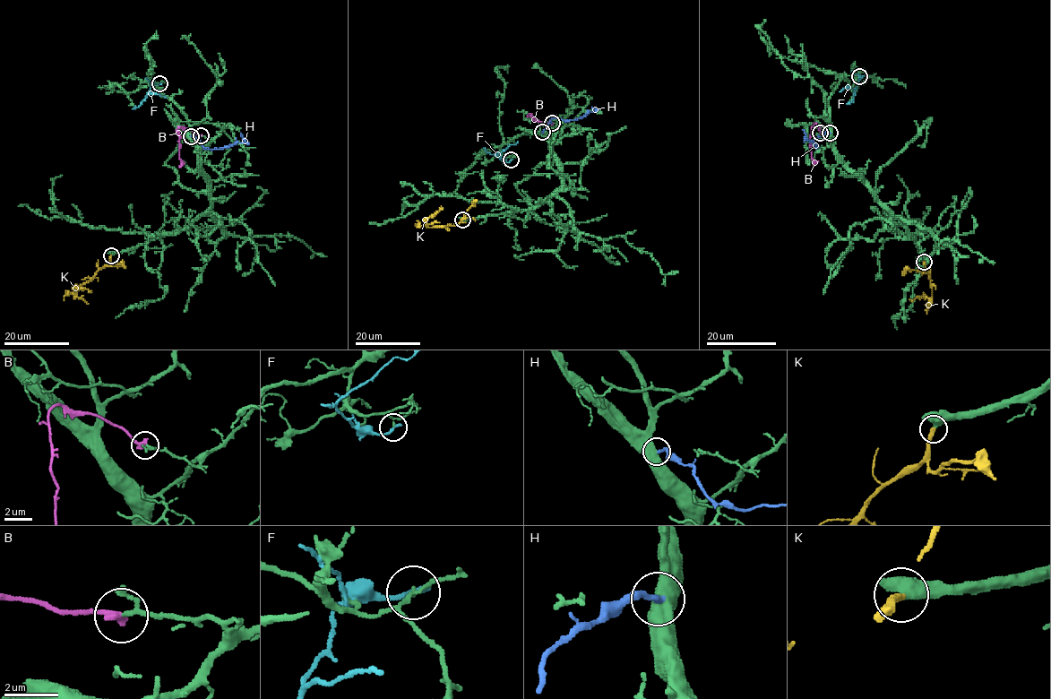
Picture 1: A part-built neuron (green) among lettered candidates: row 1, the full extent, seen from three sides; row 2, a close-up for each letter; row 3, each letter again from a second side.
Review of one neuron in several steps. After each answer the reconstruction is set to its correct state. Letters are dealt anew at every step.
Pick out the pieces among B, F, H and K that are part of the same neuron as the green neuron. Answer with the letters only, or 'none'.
B, K

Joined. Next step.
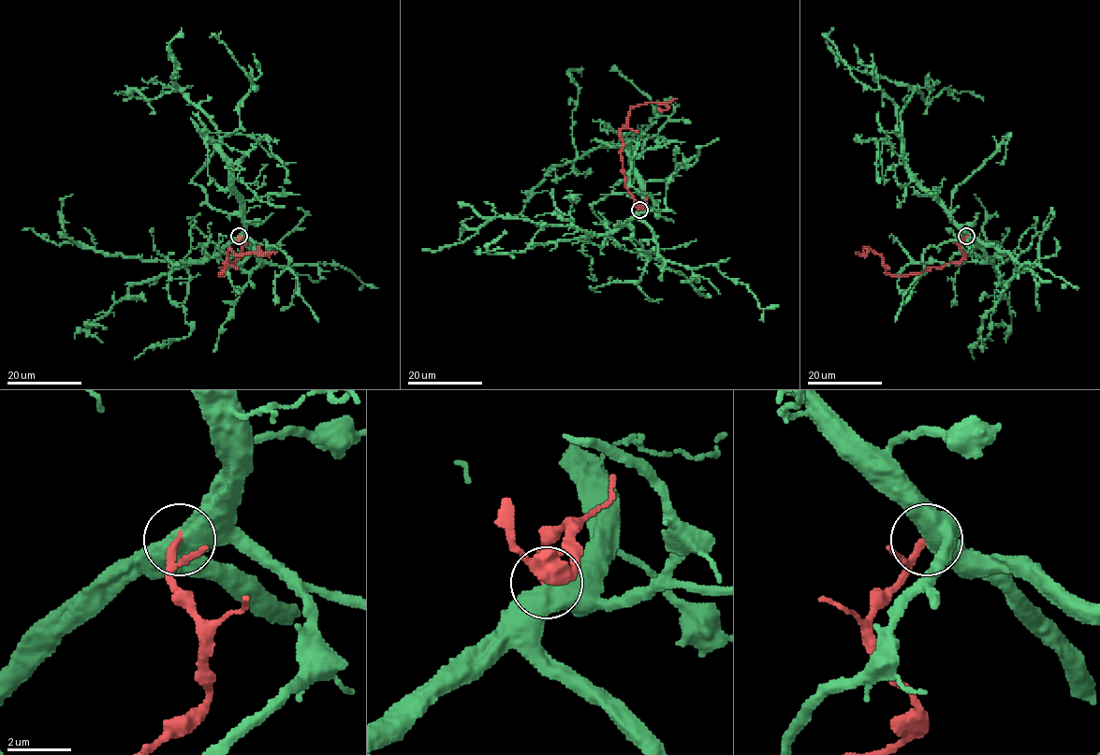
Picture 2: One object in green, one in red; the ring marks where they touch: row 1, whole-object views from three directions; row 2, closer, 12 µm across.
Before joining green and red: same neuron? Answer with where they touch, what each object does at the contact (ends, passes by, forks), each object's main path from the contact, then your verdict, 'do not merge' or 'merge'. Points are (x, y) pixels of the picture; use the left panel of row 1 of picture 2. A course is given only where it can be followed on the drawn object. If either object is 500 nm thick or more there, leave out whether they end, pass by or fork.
place (239, 236); course green (239, 236), (243, 203), (213, 123), (178, 88), (150, 99), (133, 89), (122, 93), (151, 100); course red (239, 236), (242, 254), (225, 266), (222, 276), (229, 247), (236, 254), (268, 254), (259, 246); do not merge

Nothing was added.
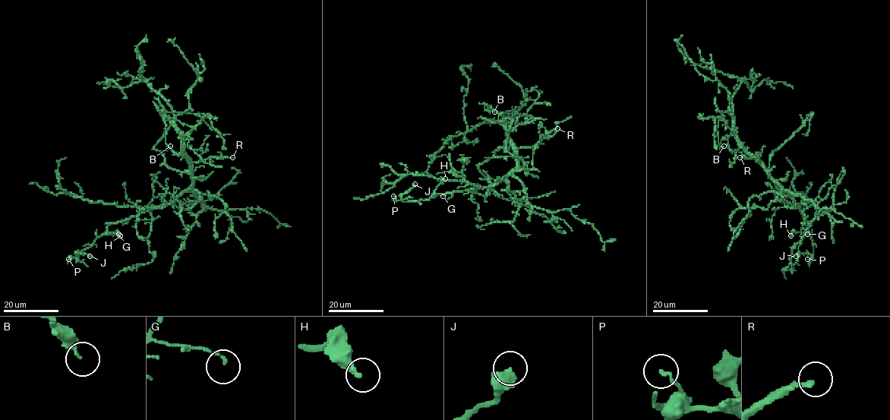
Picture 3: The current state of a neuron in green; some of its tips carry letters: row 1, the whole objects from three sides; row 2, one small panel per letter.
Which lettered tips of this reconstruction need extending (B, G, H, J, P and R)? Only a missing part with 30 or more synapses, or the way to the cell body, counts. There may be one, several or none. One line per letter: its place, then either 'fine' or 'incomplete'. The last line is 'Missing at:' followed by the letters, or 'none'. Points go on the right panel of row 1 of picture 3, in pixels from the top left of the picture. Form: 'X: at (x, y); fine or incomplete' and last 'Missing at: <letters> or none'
B: at (724, 146); fine
G: at (807, 234); fine
H: at (790, 235); fine
J: at (796, 256); fine
P: at (807, 259); fine
R: at (740, 157); incomplete
Missing at: R

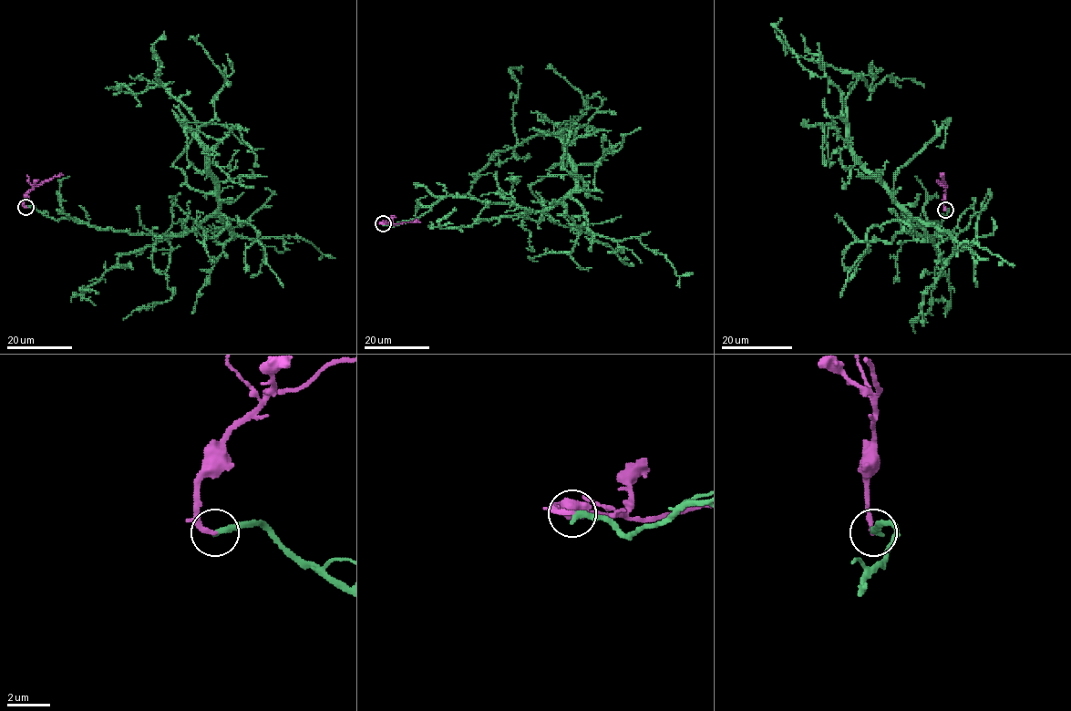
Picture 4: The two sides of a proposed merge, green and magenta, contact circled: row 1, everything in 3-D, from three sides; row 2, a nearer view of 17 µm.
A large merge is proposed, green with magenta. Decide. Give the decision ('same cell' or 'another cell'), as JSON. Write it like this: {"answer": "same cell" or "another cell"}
{"answer": "same cell"}

